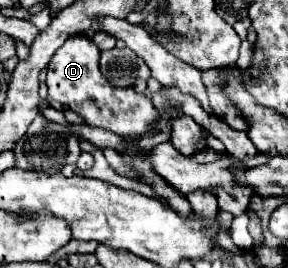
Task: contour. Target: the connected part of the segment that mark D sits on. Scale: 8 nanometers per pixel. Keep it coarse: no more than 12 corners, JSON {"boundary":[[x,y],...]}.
{"boundary":[[71,36],[47,68],[49,96],[119,136],[157,120],[151,98],[115,88],[93,40]]}

